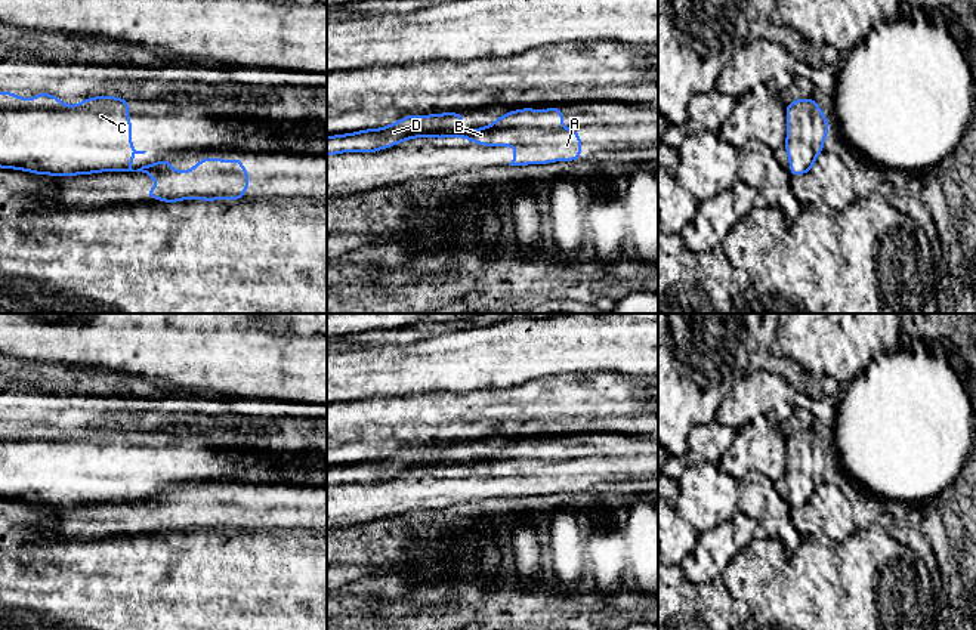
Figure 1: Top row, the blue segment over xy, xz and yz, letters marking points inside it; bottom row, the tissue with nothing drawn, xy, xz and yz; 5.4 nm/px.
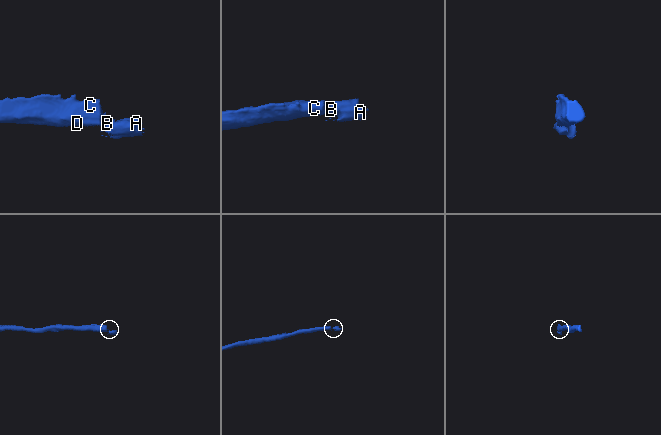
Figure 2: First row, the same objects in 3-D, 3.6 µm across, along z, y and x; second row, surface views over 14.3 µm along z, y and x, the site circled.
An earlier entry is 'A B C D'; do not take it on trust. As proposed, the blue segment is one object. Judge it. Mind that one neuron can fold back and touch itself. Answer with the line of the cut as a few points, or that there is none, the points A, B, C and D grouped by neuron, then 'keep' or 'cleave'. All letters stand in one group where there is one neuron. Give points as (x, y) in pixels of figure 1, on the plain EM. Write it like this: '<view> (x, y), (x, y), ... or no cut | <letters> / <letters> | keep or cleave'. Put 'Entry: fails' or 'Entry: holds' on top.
Entry: fails
xz (462, 462), (435, 468) | A B / C D | cleave

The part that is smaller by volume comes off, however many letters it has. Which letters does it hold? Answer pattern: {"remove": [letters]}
{"remove": ["A", "B"]}

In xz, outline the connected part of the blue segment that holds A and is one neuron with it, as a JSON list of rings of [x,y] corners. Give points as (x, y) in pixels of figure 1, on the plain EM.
[[[553,438],[550,441],[523,439],[503,445],[492,455],[473,460],[472,463],[454,463],[450,466],[436,466],[442,469],[463,469],[485,478],[515,478],[516,485],[509,497],[547,495],[555,492],[574,492],[581,487],[581,466],[562,457],[563,442]]]

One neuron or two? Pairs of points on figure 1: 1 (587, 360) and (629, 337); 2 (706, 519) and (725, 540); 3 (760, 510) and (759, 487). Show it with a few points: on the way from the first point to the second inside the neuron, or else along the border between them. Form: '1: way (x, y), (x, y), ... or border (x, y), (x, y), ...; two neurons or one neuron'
1: way (598, 349), (610, 337), (618, 337); one neuron
2: border (737, 510), (729, 519), (700, 534); two neurons
3: way (760, 505), (759, 493); one neuron

